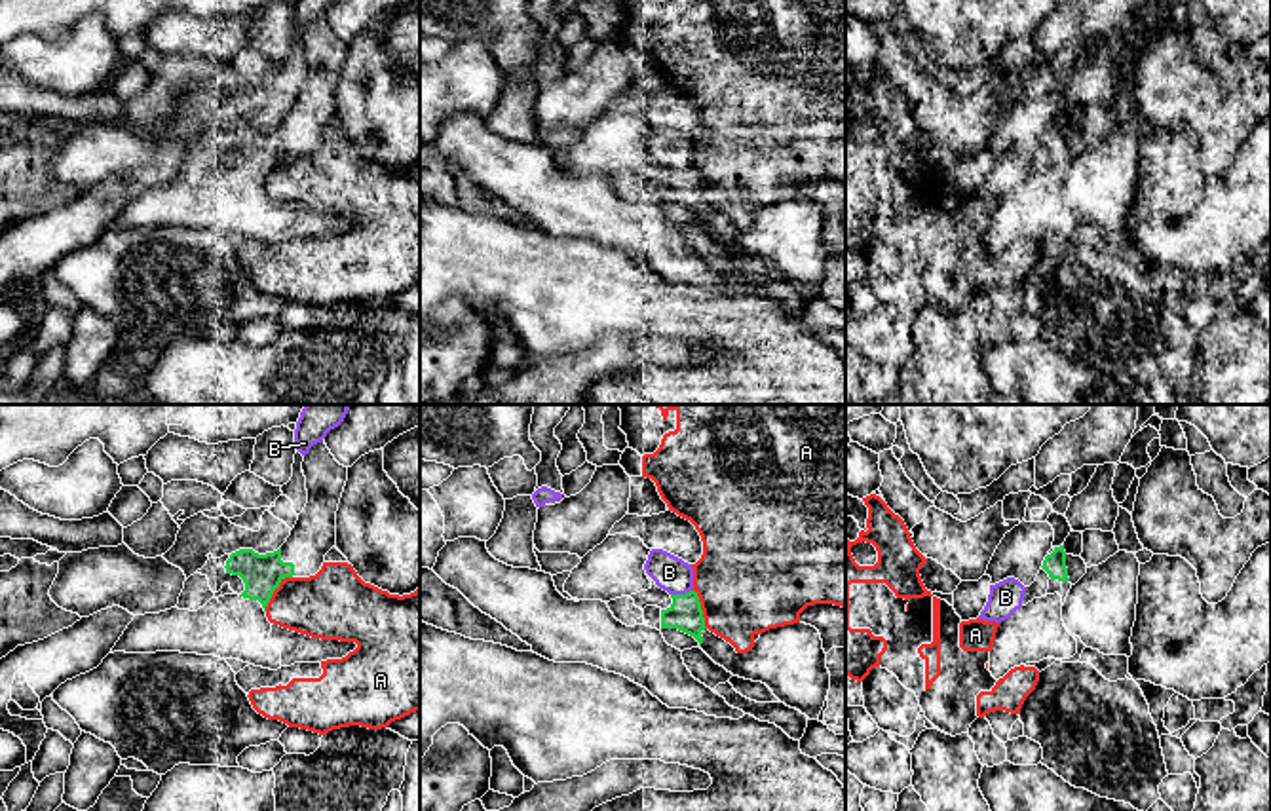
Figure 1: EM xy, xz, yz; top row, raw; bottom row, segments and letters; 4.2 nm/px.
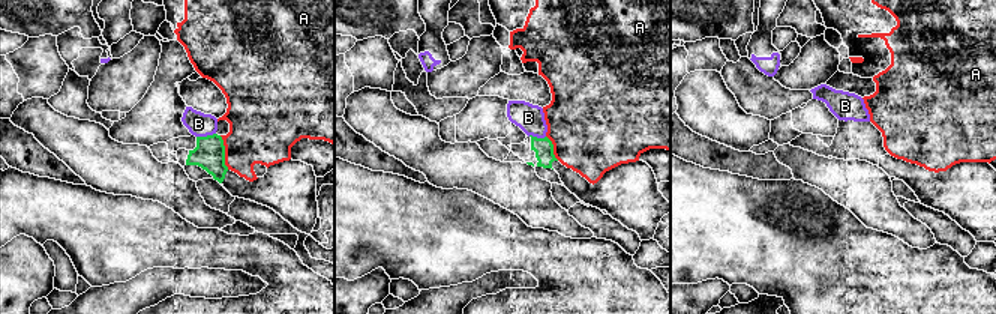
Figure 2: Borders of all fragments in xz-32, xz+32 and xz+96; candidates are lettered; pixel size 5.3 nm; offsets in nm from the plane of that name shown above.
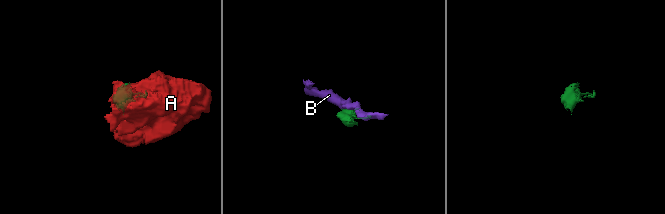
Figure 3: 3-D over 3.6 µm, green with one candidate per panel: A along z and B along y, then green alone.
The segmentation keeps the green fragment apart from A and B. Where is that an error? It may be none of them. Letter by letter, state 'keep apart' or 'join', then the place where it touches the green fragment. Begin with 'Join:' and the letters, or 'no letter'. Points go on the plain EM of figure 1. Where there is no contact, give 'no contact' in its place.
Join: no letter
A: keep apart; contact xy (274, 164)
B: keep apart; contact xz (681, 169)

